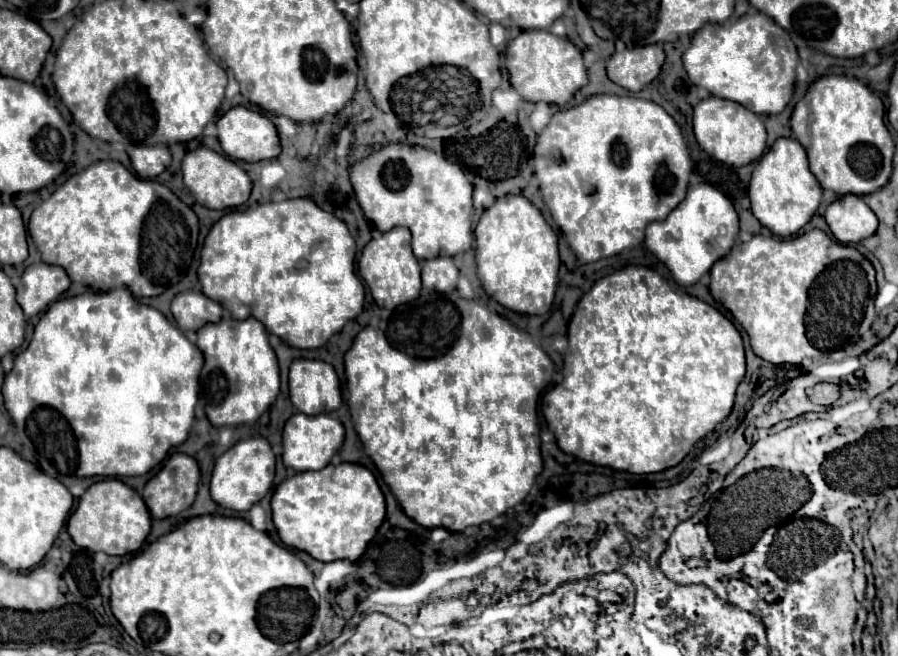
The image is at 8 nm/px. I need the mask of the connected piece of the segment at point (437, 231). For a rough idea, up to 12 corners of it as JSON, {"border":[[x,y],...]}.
{"border":[[421,145],[349,167],[363,215],[417,259],[471,249],[473,182]]}

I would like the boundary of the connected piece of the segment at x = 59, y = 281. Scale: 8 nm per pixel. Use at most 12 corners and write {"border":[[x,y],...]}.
{"border":[[59,265],[23,271],[17,303],[27,317],[45,311],[71,285]]}

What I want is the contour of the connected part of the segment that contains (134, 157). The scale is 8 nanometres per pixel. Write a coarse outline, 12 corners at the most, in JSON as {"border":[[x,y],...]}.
{"border":[[139,145],[129,153],[141,179],[153,179],[171,163],[167,147]]}

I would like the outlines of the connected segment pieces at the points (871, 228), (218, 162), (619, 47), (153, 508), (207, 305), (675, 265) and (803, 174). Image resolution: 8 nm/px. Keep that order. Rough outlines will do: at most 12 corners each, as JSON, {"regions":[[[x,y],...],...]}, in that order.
{"regions":[[[857,195],[833,201],[825,221],[843,245],[877,231],[875,213]],[[207,147],[183,159],[183,183],[207,209],[243,205],[251,179]],[[617,39],[607,75],[641,91],[659,75],[661,45],[627,47]],[[173,453],[143,489],[151,517],[195,501],[197,461]],[[183,291],[171,301],[179,329],[197,331],[221,319],[221,305]],[[709,183],[689,187],[645,245],[687,287],[731,251],[739,217]],[[777,139],[751,175],[751,211],[775,235],[821,201],[797,139]]]}

